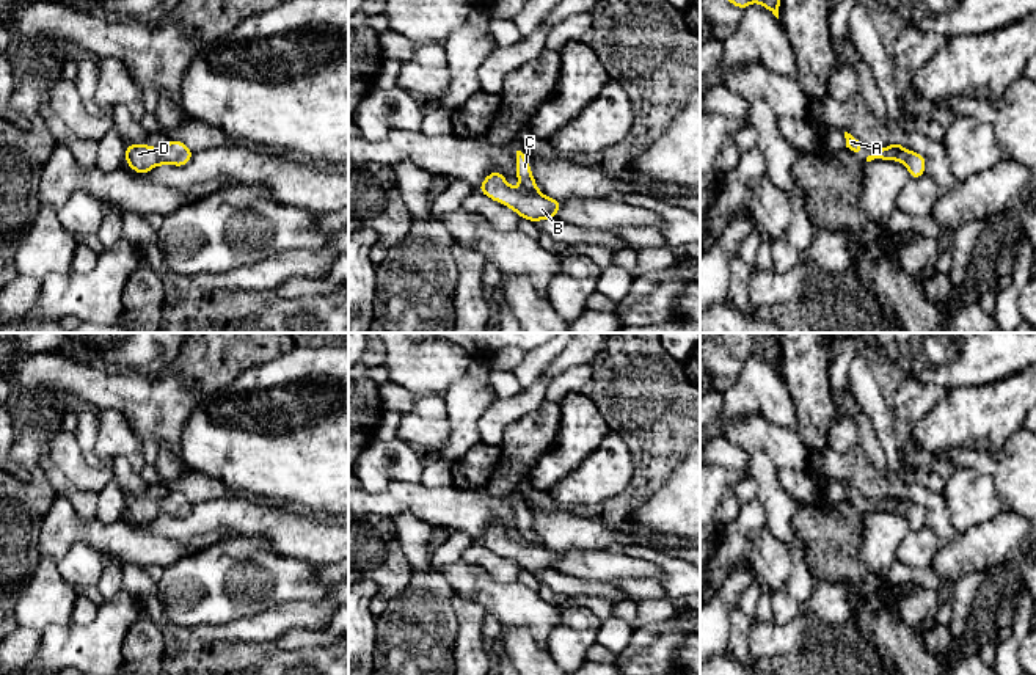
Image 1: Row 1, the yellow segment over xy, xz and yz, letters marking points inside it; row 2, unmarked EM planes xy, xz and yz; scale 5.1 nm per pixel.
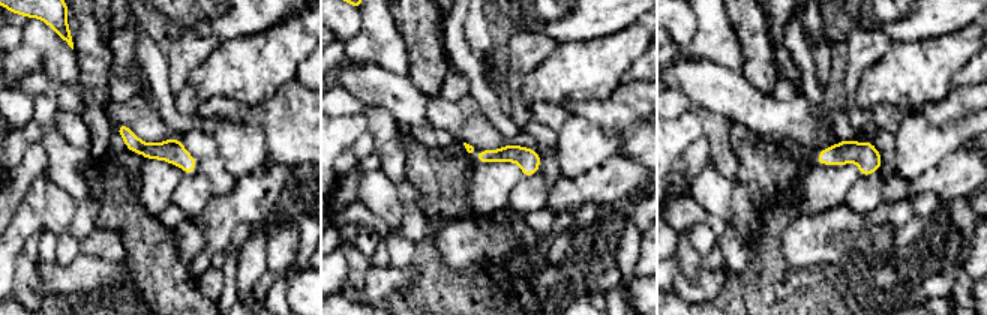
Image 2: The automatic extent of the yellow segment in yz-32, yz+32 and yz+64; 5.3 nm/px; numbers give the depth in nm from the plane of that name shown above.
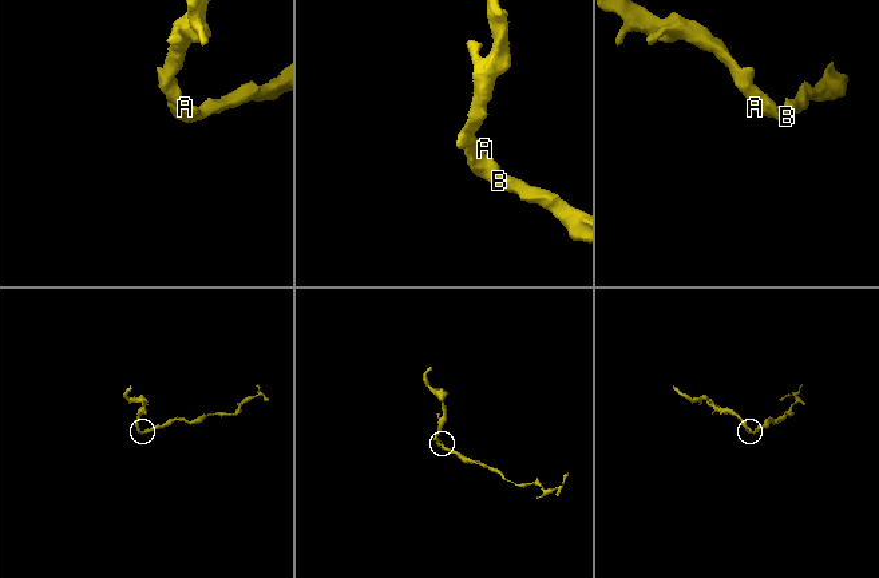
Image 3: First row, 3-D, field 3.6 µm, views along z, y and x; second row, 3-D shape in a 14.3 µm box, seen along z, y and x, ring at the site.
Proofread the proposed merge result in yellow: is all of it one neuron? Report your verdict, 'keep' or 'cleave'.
keep

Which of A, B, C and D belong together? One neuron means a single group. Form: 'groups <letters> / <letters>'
groups A B C D

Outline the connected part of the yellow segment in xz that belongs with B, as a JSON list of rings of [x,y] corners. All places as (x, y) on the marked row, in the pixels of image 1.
[[[515,146],[513,154],[516,159],[516,179],[523,184],[523,187],[509,187],[504,174],[493,171],[485,177],[477,190],[496,202],[504,202],[521,218],[527,218],[534,223],[546,218],[556,218],[557,209],[564,204],[564,201],[546,198],[538,192],[537,182],[531,174],[531,163],[523,157],[523,148]]]

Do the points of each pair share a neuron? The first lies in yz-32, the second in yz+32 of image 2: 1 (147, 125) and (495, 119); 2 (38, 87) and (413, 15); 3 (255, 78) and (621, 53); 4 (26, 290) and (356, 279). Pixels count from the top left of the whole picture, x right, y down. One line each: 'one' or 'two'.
1: two
2: two
3: one
4: one

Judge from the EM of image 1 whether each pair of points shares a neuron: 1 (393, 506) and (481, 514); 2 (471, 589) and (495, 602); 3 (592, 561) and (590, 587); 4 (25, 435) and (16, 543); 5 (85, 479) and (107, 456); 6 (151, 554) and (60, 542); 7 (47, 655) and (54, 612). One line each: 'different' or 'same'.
1: same
2: same
3: different
4: same
5: different
6: same
7: different

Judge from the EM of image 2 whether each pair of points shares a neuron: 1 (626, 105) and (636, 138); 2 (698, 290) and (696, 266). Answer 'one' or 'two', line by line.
1: one
2: two

